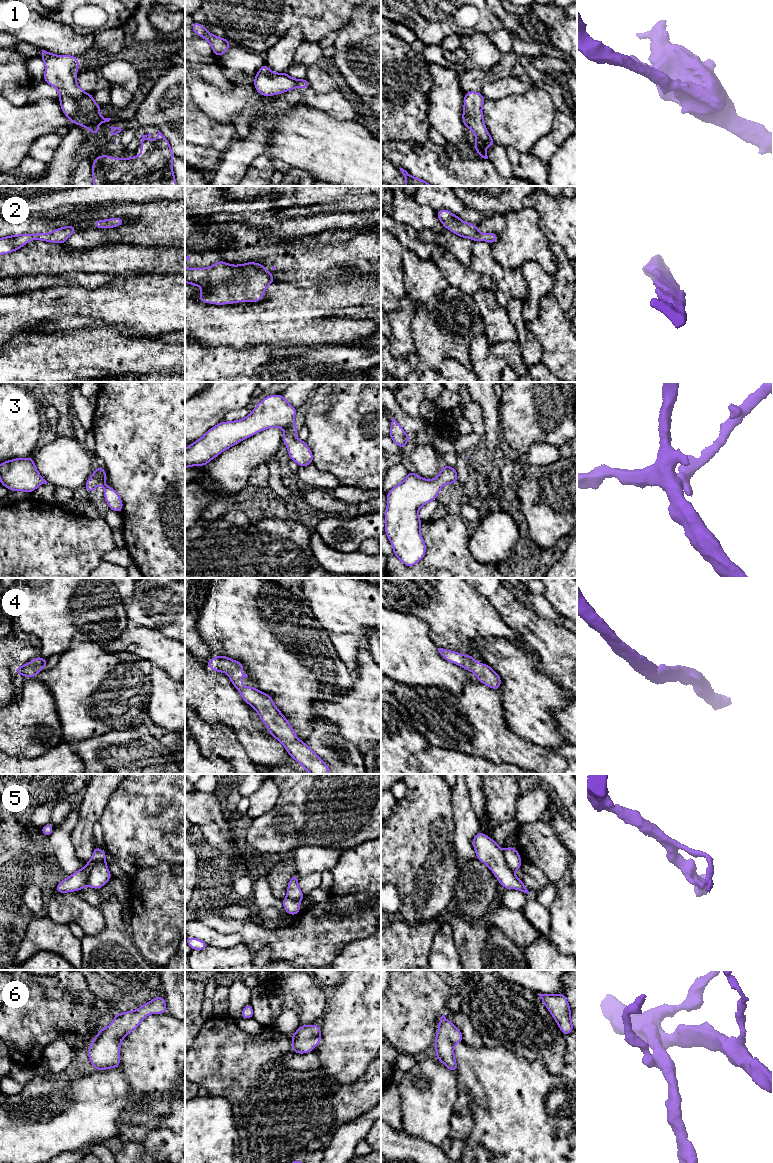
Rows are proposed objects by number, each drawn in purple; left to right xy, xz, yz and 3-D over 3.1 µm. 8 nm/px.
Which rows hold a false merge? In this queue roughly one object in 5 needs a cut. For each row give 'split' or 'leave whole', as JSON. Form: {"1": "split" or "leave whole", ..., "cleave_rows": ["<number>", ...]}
{"1": "leave whole", "2": "leave whole", "3": "leave whole", "4": "leave whole", "5": "split", "6": "leave whole", "cleave_rows": ["5"]}

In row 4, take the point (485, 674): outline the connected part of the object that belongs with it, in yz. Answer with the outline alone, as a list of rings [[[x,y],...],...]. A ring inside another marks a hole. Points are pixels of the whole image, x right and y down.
[[[438,648],[438,651],[446,661],[452,662],[467,671],[472,671],[479,682],[494,690],[498,690],[500,688],[500,676],[486,663],[481,664],[480,662],[476,662],[475,658],[471,655],[463,655],[443,648]]]

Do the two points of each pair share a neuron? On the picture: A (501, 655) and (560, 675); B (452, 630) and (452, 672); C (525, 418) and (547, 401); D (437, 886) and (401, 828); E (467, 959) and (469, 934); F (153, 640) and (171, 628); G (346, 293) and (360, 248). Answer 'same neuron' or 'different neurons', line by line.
A: different neurons
B: different neurons
C: same neuron
D: same neuron
E: same neuron
F: different neurons
G: different neurons

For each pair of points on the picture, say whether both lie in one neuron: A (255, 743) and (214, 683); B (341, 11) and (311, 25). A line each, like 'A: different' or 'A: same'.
A: same
B: same

